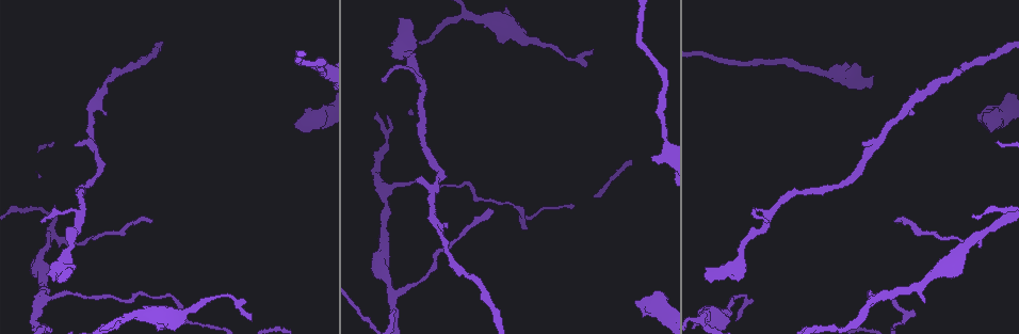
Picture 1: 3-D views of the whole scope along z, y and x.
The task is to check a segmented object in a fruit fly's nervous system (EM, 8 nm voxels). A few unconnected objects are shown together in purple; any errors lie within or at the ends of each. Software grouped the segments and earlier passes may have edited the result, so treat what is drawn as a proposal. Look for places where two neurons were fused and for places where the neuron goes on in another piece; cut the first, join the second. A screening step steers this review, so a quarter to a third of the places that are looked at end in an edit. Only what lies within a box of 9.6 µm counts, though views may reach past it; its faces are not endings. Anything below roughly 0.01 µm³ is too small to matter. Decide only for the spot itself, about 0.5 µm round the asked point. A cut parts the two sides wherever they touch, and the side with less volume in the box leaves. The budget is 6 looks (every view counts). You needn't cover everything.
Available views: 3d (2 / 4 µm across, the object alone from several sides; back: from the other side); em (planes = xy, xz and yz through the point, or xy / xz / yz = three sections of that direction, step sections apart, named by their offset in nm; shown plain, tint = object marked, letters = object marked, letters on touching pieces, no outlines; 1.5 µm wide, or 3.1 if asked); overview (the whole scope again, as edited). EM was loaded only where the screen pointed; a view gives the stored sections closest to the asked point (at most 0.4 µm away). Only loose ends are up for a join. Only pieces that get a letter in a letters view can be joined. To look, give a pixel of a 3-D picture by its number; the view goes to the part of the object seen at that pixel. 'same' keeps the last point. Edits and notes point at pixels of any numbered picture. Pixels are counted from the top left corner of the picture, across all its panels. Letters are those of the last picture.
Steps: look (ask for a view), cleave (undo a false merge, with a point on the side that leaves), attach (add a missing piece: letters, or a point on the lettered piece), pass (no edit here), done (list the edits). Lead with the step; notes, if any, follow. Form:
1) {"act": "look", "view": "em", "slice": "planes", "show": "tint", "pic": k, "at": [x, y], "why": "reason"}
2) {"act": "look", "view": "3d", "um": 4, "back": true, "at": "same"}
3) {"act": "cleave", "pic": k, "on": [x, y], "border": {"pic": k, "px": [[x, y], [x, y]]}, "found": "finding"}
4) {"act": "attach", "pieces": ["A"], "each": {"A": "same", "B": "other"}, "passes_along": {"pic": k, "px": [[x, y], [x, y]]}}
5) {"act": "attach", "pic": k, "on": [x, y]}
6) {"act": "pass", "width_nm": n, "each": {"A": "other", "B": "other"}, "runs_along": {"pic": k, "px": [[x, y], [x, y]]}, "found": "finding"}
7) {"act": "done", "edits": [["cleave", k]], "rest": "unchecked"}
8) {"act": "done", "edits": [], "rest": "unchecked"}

{"act": "look", "view": "em", "slice": "xz", "step": 4, "show": "tint", "pic": 1, "at": [221, 296]}

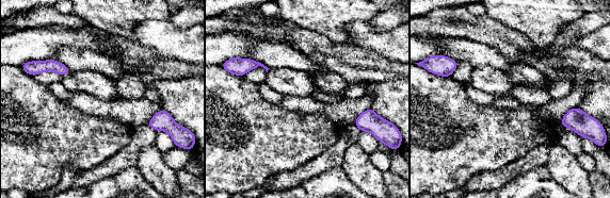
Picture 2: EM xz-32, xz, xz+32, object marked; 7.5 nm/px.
{"act": "look", "view": "em", "slice": "planes", "show": "letters", "at": "same", "why": "cut it another way"}

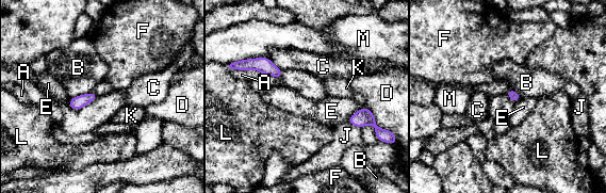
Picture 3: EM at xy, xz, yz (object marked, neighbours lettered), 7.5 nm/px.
{"act": "pass", "each": {"A": "other", "B": "other", "C": "other", "D": "other", "E": "other", "F": "other", "J": "other", "K": "other", "L": "other", "M": "other"}, "border": {"pic": 3, "px": [[92, 92], [71, 98]]}, "found": "one neuron here"}

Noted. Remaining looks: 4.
{"act": "look", "view": "3d", "um": 2, "pic": 1, "at": [843, 66], "why": "an open end"}

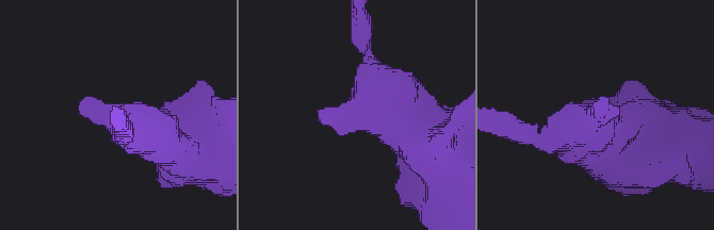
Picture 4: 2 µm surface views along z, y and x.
{"act": "look", "view": "em", "slice": "planes", "show": "letters", "pic": 4, "at": [82, 109], "why": "shape alone is not enough"}

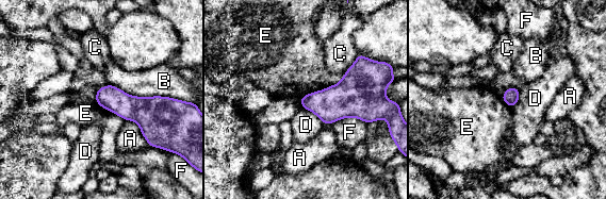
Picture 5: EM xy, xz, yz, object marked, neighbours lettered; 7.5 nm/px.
{"act": "pass", "width_nm": 120, "each": {"A": "other", "B": "other", "C": "other", "D": "other", "E": "other", "F": "other"}, "border": {"pic": 5, "px": [[343, 76], [337, 83], [299, 99]]}, "found": "none of them fits"}

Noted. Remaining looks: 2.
{"act": "done", "edits": [], "rest": "unchecked"}

